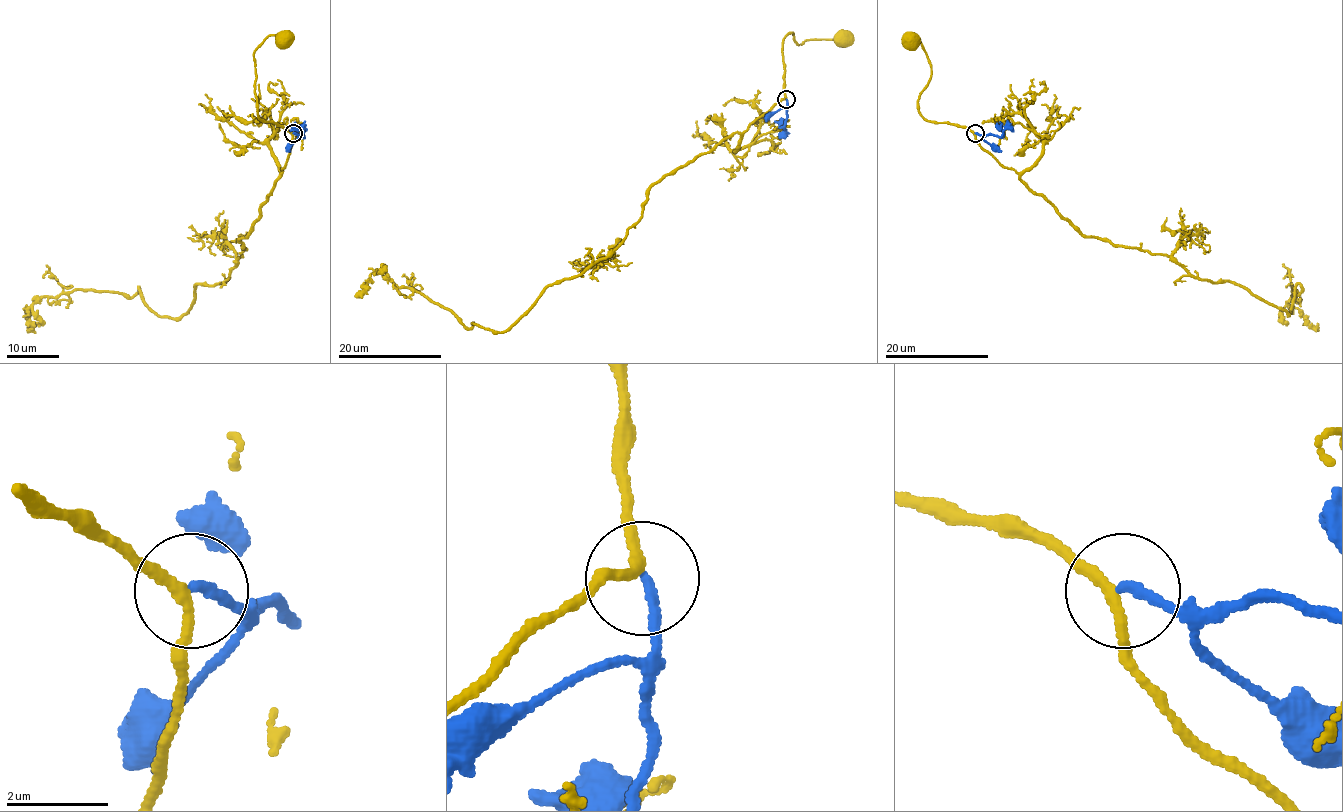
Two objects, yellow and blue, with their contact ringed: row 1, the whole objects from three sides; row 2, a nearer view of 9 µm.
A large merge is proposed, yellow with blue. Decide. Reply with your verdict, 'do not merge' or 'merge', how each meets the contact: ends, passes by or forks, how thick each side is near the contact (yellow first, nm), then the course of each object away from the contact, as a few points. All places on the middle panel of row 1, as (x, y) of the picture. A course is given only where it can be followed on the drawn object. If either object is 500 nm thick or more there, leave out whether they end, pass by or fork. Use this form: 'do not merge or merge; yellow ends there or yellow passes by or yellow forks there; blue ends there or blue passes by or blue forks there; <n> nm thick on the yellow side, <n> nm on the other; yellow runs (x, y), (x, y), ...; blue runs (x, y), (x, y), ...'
do not merge; yellow passes by; blue ends there; 200 nm thick on the yellow side, 180 nm on the other; yellow runs (786, 99), (782, 42), (787, 35), (793, 32), (802, 45), (812, 38), (836, 40), (840, 32), (844, 37); blue runs (786, 99), (787, 120), (780, 127), (782, 122)

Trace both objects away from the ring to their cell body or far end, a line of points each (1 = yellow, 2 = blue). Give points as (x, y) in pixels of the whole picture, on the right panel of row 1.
1: (975, 134), (928, 121), (920, 114), (918, 98), (931, 76), (931, 65), (919, 37), (909, 42)
2: (975, 134), (1000, 137), (1003, 133), (1000, 122)

